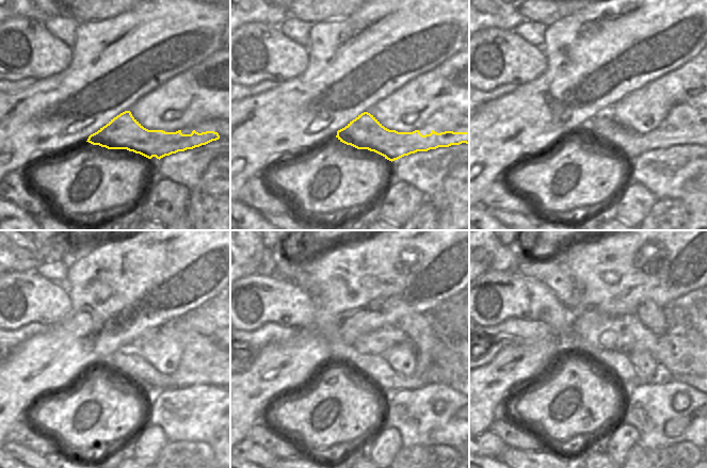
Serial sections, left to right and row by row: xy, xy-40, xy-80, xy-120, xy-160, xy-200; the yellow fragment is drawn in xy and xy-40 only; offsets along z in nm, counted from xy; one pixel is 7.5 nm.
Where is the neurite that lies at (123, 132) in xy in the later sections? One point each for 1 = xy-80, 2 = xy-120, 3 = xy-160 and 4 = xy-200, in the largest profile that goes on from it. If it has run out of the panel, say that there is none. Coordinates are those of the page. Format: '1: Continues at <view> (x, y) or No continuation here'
1: Continues at xy-80 (604, 130)
2: Continues at xy-120 (179, 380)
3: Continues at xy-160 (447, 376)
4: Continues at xy-200 (653, 328).

